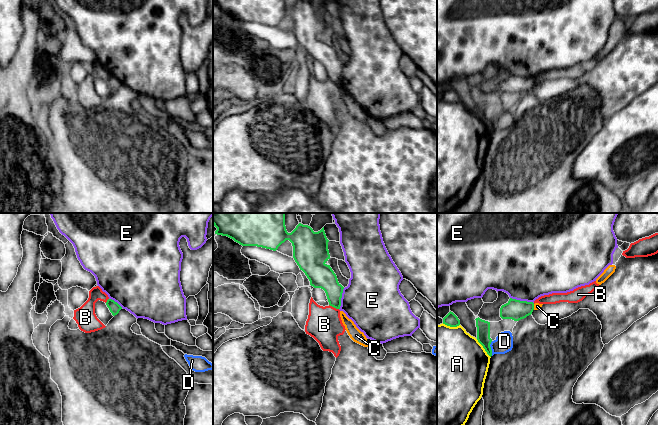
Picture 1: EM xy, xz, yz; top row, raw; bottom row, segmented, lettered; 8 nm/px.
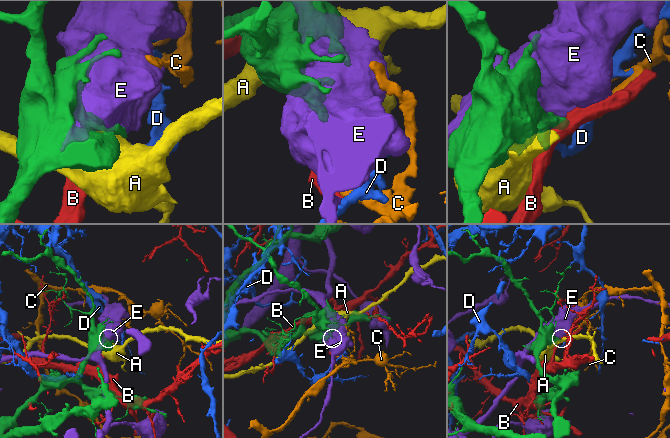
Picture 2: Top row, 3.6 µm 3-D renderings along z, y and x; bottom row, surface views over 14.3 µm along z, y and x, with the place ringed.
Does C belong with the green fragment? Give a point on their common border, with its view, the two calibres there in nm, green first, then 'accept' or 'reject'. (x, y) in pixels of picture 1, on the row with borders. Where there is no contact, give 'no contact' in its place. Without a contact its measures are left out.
yz (533, 307) | 160/50 nm | reject

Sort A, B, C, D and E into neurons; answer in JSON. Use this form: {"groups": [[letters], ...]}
{"groups": [["A"], ["B"], ["C"], ["D"], ["E"]]}

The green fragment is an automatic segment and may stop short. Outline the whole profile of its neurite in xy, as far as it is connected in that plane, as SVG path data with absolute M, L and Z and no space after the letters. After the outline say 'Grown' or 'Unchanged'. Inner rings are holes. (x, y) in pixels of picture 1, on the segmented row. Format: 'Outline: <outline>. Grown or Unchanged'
Outline: M108 299L106 305L113 316L117 315L119 311L122 309L122 307L112 299Z. Unchanged

